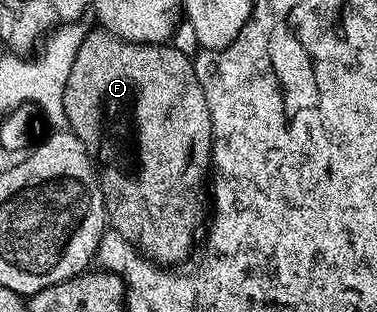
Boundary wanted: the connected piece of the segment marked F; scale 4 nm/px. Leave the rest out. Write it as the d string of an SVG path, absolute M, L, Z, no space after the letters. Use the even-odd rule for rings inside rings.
M93 27L93 30L88 30L85 33L83 43L79 43L79 51L75 51L75 64L71 67L71 75L67 75L67 87L63 87L63 111L67 115L69 120L69 129L80 139L85 149L89 153L89 156L93 158L94 162L99 166L99 180L101 183L101 194L103 195L103 203L105 204L105 215L108 224L112 226L116 232L120 233L122 237L136 247L144 256L148 257L151 261L156 261L158 265L162 267L177 267L180 266L180 261L185 261L189 257L189 252L193 249L193 236L197 233L197 224L200 223L201 217L197 214L197 205L193 202L193 192L201 185L201 180L206 180L207 174L211 169L211 162L213 159L213 132L211 131L211 115L207 111L207 99L203 95L203 87L199 87L199 79L195 75L193 70L193 63L190 57L183 55L183 51L179 51L172 43L166 43L164 45L140 45L139 43L131 43L130 41L122 41L113 33L106 33L104 29L100 27Z

